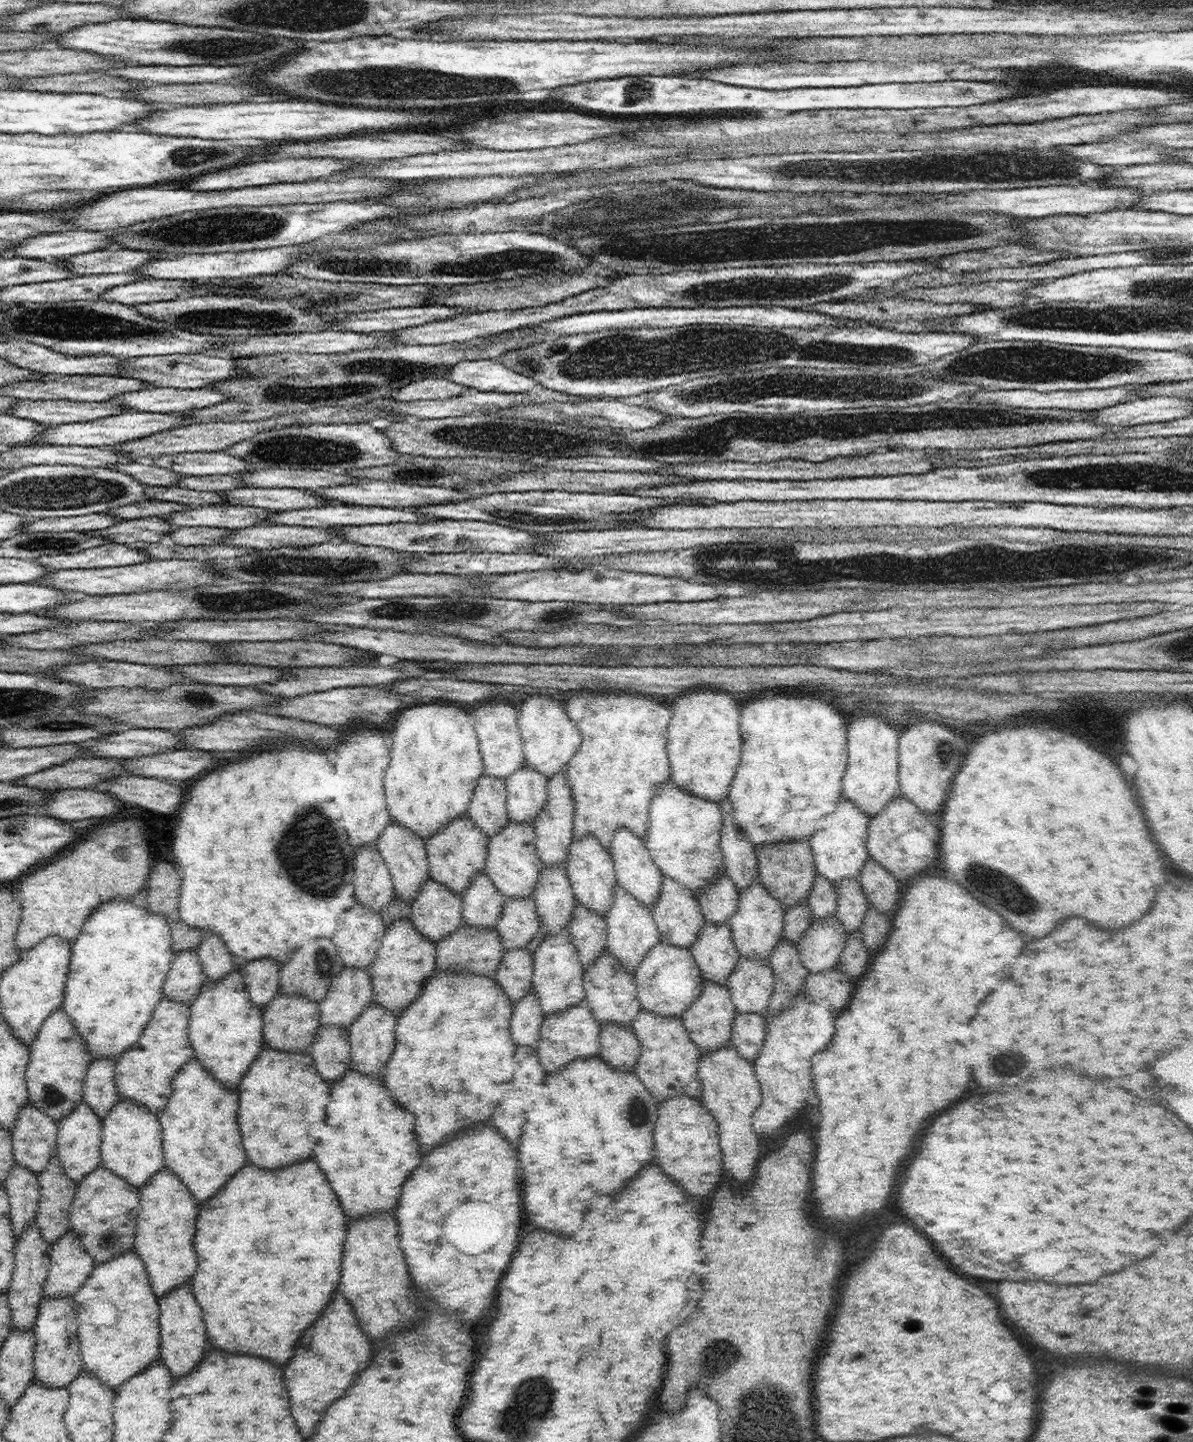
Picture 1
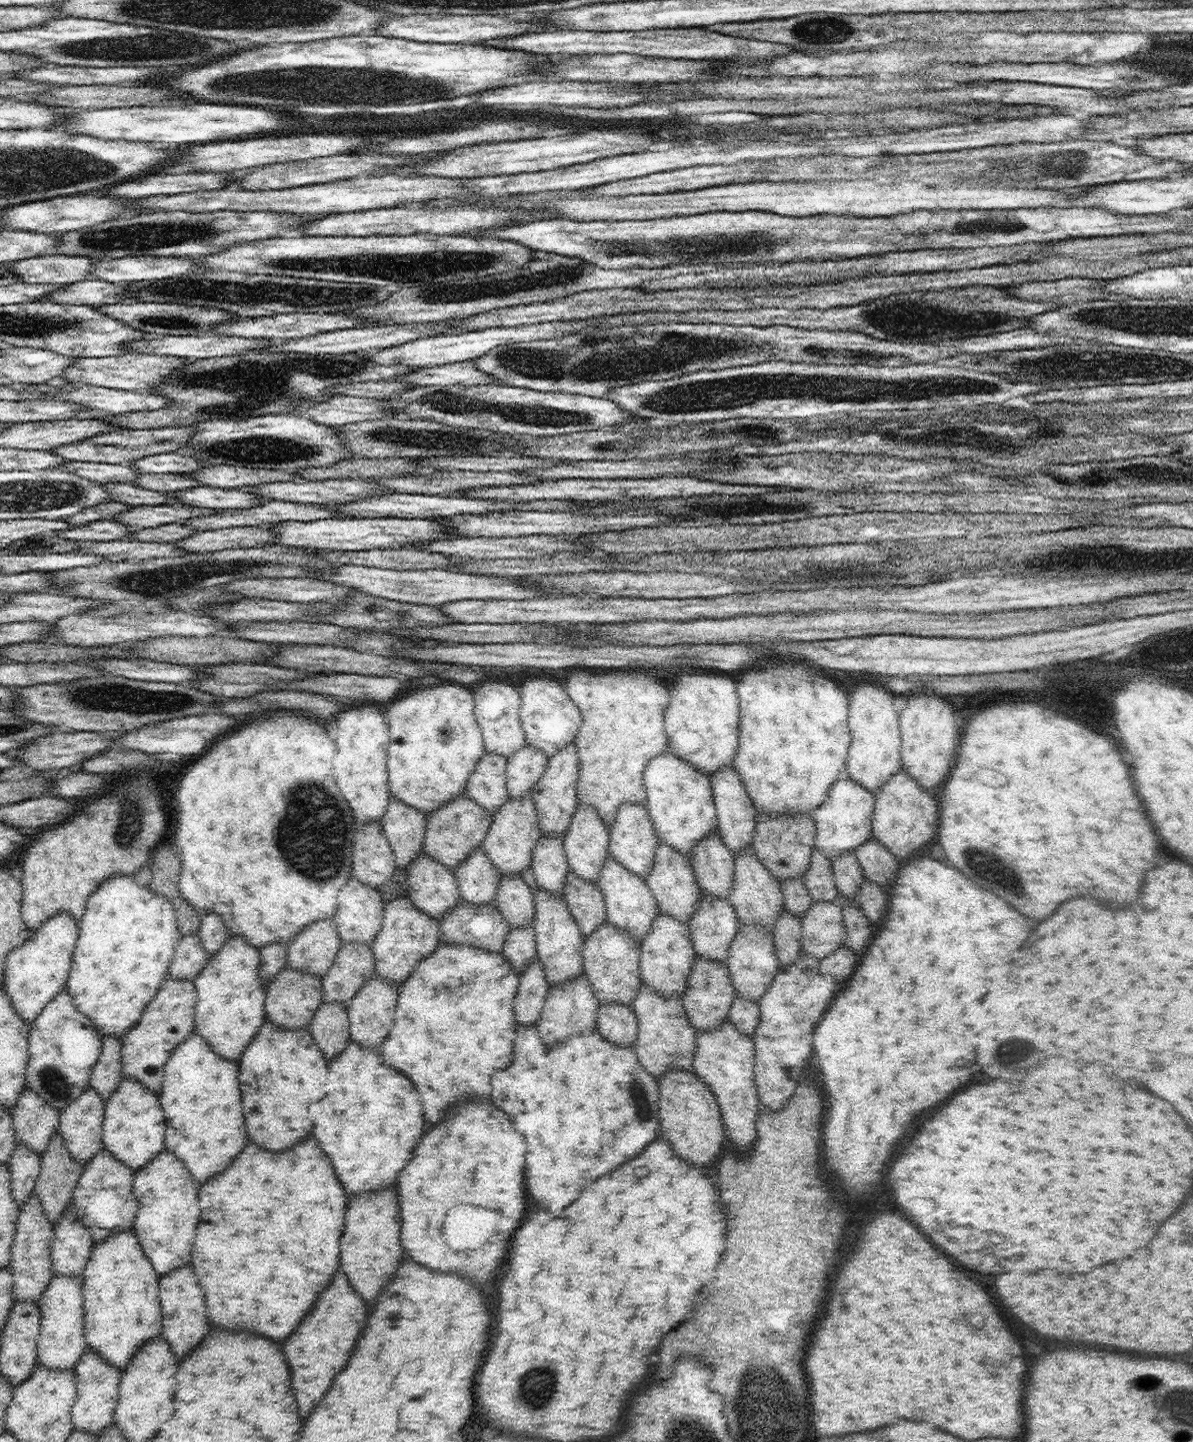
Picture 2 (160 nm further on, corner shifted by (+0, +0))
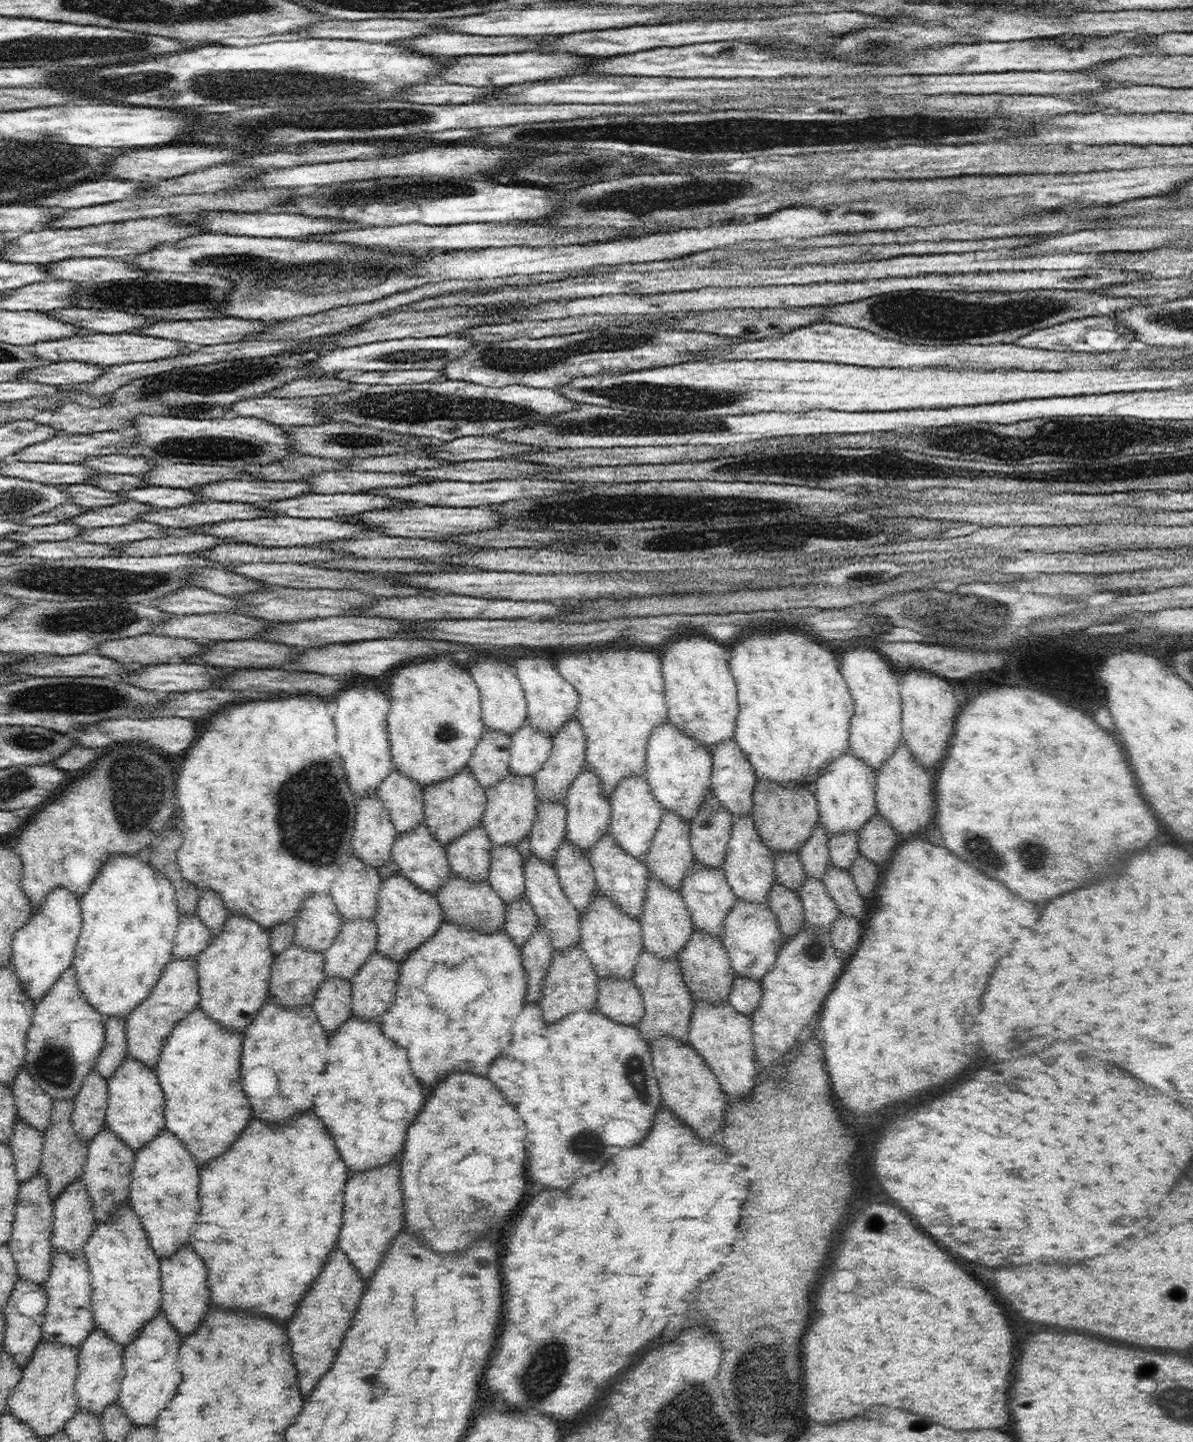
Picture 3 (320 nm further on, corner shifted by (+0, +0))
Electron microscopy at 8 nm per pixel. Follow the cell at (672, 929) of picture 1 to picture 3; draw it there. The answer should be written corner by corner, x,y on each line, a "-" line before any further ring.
674,811
663,812
660,826
656,829
649,851
644,856
644,862
648,866
650,877
656,877
663,883
681,892
681,882
686,873
694,866
695,858
690,842
691,826

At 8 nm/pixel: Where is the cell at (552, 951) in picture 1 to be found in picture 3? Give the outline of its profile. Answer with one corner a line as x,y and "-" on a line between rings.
532,854
530,858
525,860
523,867
525,874
524,896
533,906
534,912
539,918
539,924
544,925
550,933
553,952
555,953
560,949
569,949
579,943
581,939
580,914
563,893
555,866
551,862
542,860

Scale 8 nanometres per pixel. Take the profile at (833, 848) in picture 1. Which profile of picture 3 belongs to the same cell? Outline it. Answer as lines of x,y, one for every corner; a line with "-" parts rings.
850,748
845,750
842,756
830,763
824,772
815,778
811,784
812,794
817,798
817,809
819,810
819,822
822,823
830,835
840,831
859,831
877,813
875,801
875,788
877,785
877,772
859,759

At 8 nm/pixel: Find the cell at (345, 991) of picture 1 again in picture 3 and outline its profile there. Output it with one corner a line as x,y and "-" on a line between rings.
348,919
334,938
331,947
323,952
325,976
351,978
377,950
377,924
374,919

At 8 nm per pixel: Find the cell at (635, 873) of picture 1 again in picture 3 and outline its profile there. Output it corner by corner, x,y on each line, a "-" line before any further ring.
642,774
622,778
615,786
609,803
611,804
611,821
608,832
614,835
616,842
628,854
644,860
665,811
665,808
652,795
652,789
646,777

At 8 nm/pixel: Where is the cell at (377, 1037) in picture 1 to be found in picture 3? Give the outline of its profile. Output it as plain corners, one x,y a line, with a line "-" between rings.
374,951
371,957
360,967
351,978
352,1016
364,1018
378,1018
390,1008
390,1002
395,998
396,983
399,977
401,963
389,959
380,951

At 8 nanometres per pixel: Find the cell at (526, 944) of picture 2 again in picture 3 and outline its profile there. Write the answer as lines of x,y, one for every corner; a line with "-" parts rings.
526,896
506,905
504,929
521,948
532,936
532,933
535,933
539,925
539,918

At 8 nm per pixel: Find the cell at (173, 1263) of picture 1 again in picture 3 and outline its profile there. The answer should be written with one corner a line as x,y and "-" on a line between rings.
162,1130
135,1155
131,1172
129,1202
138,1215
156,1256
164,1258
182,1248
190,1238
190,1226
196,1224
200,1212
198,1200
198,1164
184,1148
182,1140

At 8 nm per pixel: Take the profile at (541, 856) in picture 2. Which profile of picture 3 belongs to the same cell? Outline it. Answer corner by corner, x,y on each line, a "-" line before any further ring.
540,801
529,834
532,854
553,864
558,847
566,838
567,808
562,801

